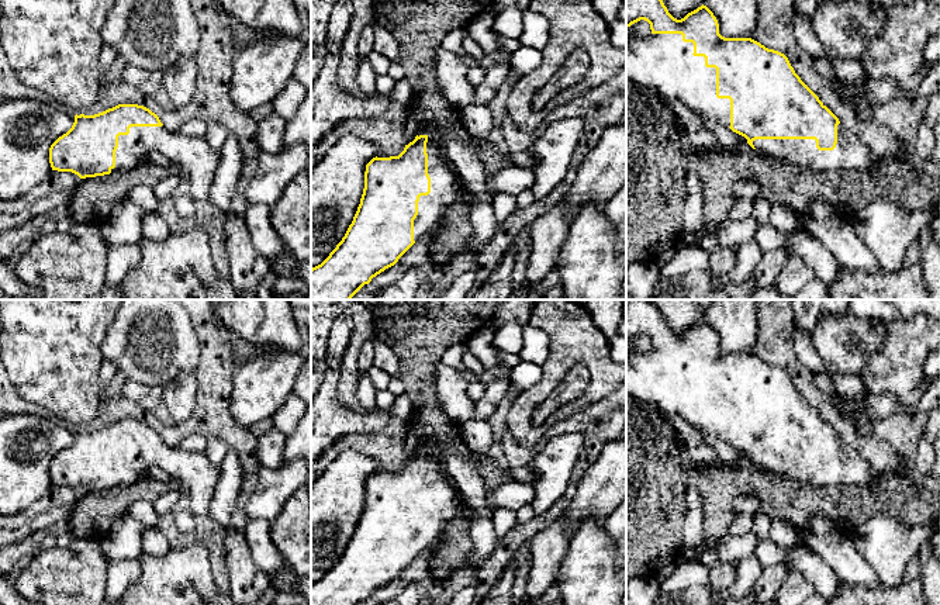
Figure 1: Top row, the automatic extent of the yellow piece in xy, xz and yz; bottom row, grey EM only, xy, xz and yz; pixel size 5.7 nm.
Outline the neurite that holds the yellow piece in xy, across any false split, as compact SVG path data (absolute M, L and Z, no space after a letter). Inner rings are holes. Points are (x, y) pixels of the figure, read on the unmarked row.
M118 419L94 431L75 431L72 443L49 463L52 485L72 487L80 494L129 485L146 476L151 466L166 470L189 490L189 508L197 519L210 519L218 471L204 453L191 453L167 445L149 424L138 419Z

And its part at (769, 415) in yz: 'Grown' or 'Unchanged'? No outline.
Grown

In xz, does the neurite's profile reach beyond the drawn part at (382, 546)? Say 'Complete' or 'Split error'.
Split error

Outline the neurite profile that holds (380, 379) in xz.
M374 366L367 371L367 374L377 391L387 390L393 378L393 376L387 374L386 371Z

